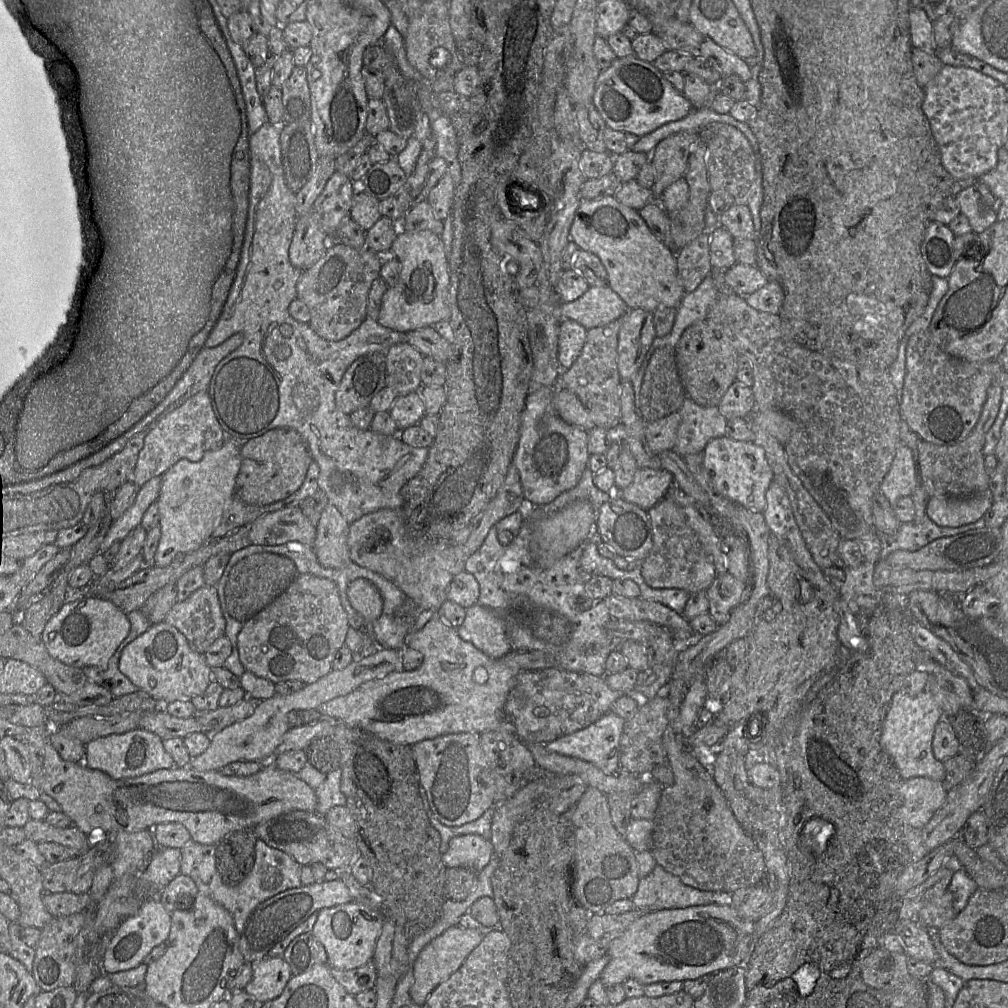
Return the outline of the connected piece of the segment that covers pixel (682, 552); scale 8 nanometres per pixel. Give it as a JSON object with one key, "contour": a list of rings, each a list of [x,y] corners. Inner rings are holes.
{"contour":[[[666,495],[657,505],[647,510],[653,531],[653,546],[642,562],[642,575],[653,588],[679,588],[689,594],[706,589],[718,575],[712,558],[703,548],[697,534],[689,526],[684,510]]]}

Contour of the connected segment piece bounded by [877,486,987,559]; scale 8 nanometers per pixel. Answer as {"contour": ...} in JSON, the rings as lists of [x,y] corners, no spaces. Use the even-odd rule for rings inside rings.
{"contour":[[[922,486],[912,494],[915,504],[915,518],[909,523],[900,524],[892,535],[877,533],[882,539],[880,559],[885,559],[898,550],[916,551],[933,540],[954,536],[968,530],[987,526],[983,518],[959,527],[942,527],[933,522],[926,514],[929,495]]]}

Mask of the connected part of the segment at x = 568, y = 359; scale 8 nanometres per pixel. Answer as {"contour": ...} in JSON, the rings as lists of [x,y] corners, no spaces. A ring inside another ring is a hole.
{"contour":[[[562,319],[558,331],[558,362],[568,369],[576,361],[584,346],[587,329],[574,320]]]}

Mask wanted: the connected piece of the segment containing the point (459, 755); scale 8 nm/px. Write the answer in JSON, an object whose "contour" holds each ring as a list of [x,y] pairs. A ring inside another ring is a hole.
{"contour":[[[456,733],[426,739],[412,745],[412,755],[420,784],[427,794],[430,809],[436,819],[446,826],[461,826],[478,819],[493,807],[495,780],[481,745],[479,733]]]}

